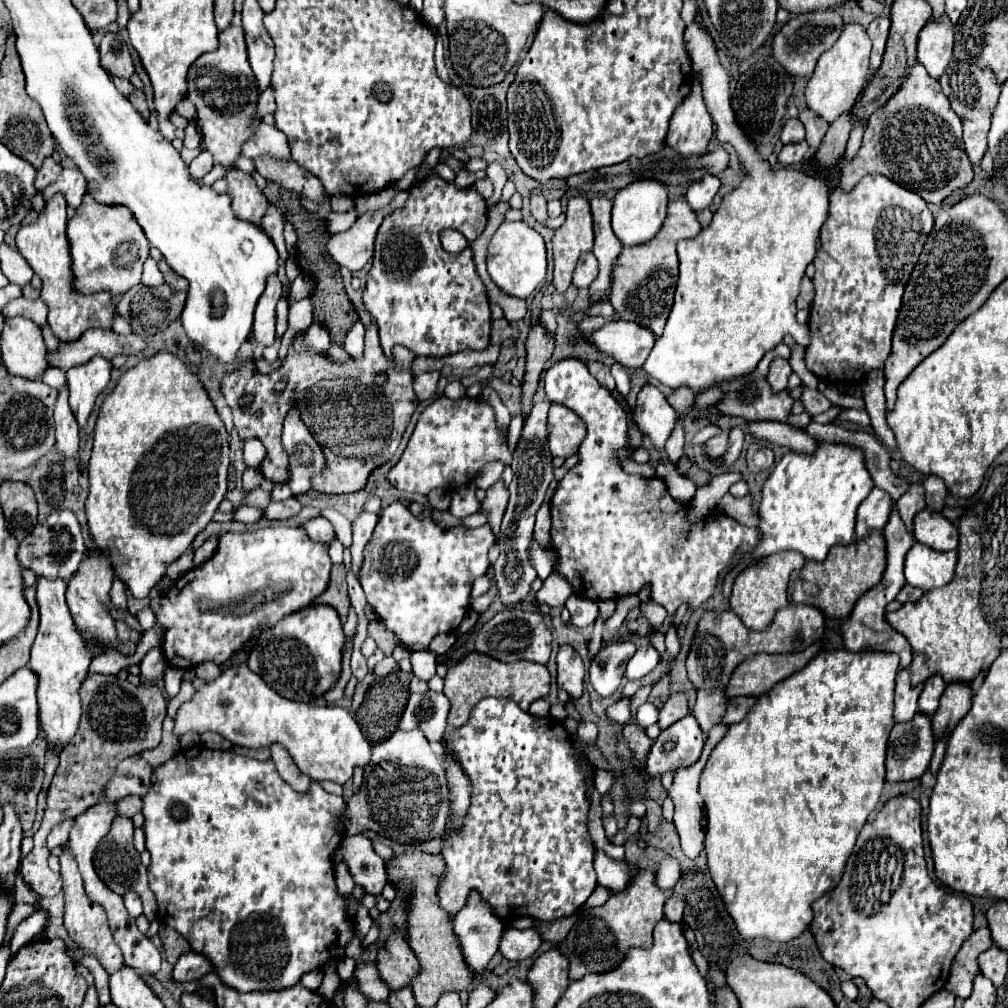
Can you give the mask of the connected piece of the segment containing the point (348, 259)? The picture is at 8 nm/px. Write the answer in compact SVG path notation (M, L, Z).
M399 192L399 194L395 194L395 198L391 200L389 206L379 208L375 212L361 214L349 230L333 234L327 240L327 254L339 266L345 266L349 270L361 270L373 256L375 234L377 234L383 218L387 214L391 214L391 210L401 208L405 204L405 200L407 200L407 192Z

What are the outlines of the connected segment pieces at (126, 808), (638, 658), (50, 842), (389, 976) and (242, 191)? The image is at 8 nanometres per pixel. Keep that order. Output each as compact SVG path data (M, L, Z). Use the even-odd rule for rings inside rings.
M129 796L129 798L125 798L125 800L119 802L117 810L119 810L121 816L129 816L129 818L131 818L133 814L141 812L141 806L143 806L143 802L141 802L139 796Z
M641 646L635 656L631 658L631 662L627 664L627 680L641 680L643 676L647 676L655 666L659 664L659 650L649 646Z
M65 820L51 831L46 840L49 850L52 850L53 848L63 844L63 842L68 840L73 824L74 820Z
M395 928L377 954L377 970L381 980L387 982L389 990L399 990L407 986L411 978L419 972L417 966L419 964L413 950L405 942L399 928Z
M229 170L227 182L229 194L233 198L233 210L239 214L239 218L261 224L261 218L267 210L267 198L257 188L251 174L245 174L241 170Z

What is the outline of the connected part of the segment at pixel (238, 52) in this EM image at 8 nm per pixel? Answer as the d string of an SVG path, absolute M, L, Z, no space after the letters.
M229 26L229 28L221 30L219 32L219 48L213 52L201 54L201 58L193 62L187 82L189 82L187 98L197 106L197 126L203 134L203 146L213 154L215 164L231 164L233 160L237 160L241 156L241 144L255 132L255 126L259 124L259 120L253 120L259 90L255 88L255 76L251 74L251 66L247 62L243 28Z

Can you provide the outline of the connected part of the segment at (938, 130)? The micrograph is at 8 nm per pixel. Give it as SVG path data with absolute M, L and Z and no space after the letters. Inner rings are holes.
M919 62L913 64L895 96L869 116L861 148L841 170L843 190L851 190L867 174L883 174L933 204L973 180L973 166L961 140L961 120L951 110L939 82Z

